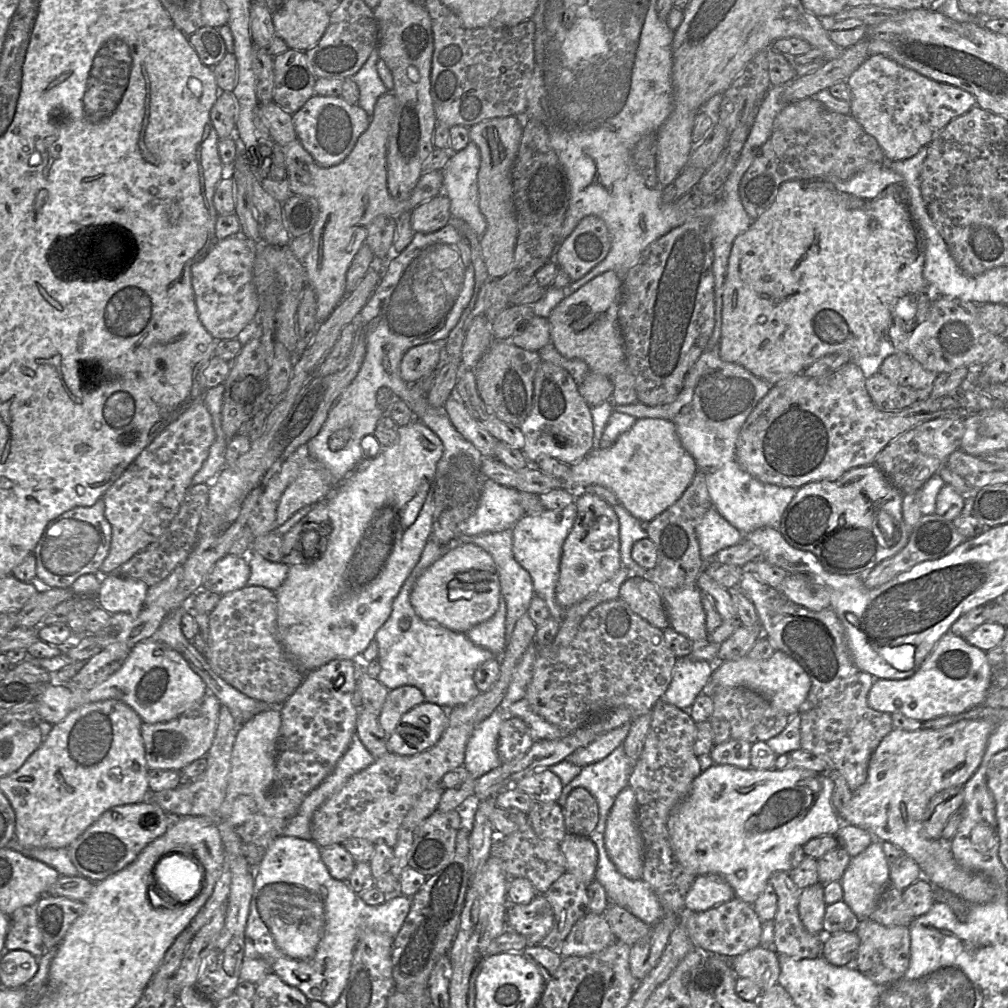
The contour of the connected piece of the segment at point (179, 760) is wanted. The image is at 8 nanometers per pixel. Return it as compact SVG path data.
M208 692L197 706L173 720L154 724L142 723L141 736L148 768L180 771L194 760L205 757L216 733L220 707L219 699Z

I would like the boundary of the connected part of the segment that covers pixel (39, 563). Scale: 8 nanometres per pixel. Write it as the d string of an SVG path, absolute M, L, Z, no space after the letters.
M102 499L90 507L75 507L50 521L34 548L36 581L42 588L71 588L76 579L85 574L100 574L100 567L107 557L112 540L112 527L105 517Z

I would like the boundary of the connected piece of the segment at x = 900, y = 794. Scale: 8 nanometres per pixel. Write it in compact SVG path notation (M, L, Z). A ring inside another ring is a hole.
M964 719L941 729L919 729L913 732L893 729L872 754L865 783L852 792L850 802L843 809L837 810L839 818L843 824L870 832L882 843L889 842L899 847L921 868L921 878L928 880L934 887L952 892L967 904L984 904L992 901L996 894L992 882L981 873L967 871L960 867L950 850L949 841L926 837L923 827L924 814L933 796L950 787L963 787L977 771L992 731L992 723L984 719Z

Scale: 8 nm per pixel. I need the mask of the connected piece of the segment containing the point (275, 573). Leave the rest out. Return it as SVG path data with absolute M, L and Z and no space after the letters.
M248 549L244 557L250 566L249 586L261 586L276 591L285 581L289 566L280 562L270 562L260 553Z

